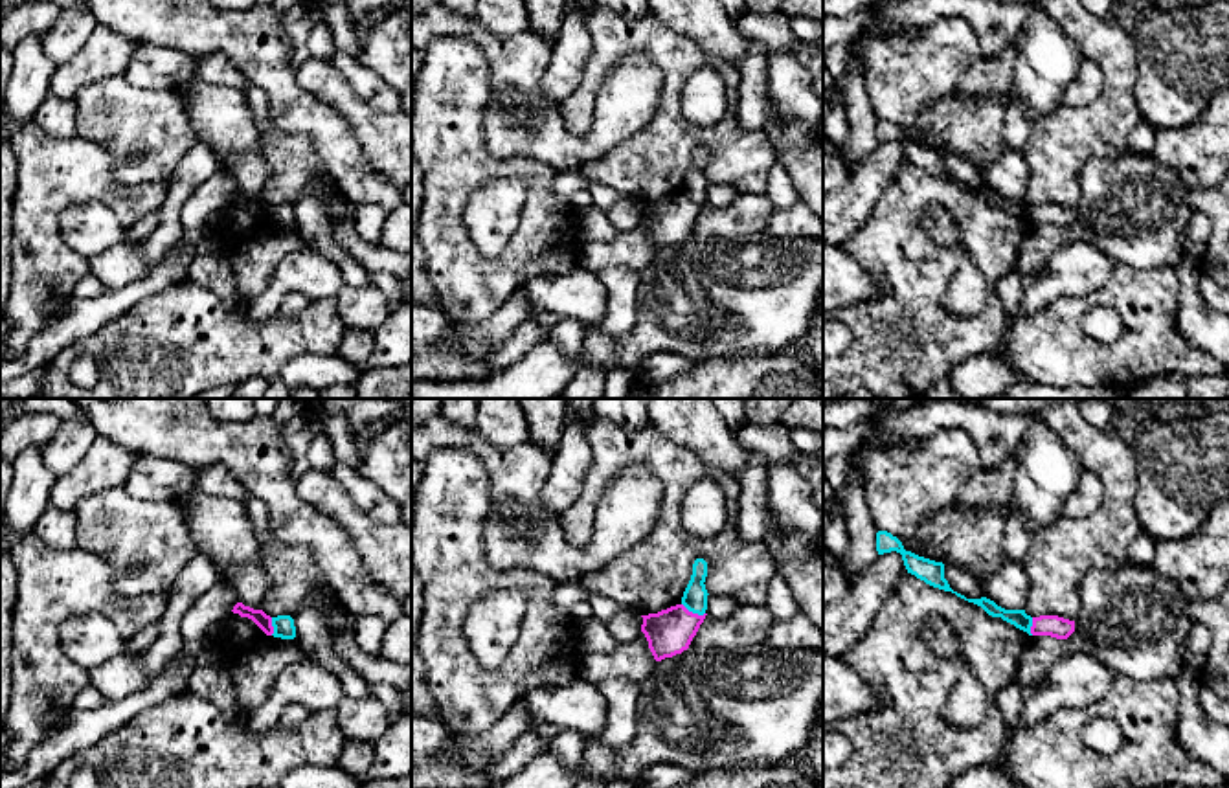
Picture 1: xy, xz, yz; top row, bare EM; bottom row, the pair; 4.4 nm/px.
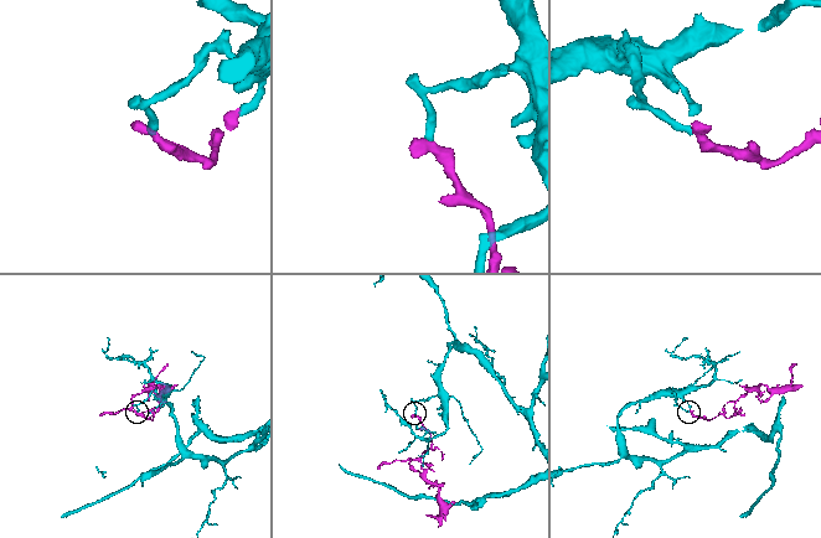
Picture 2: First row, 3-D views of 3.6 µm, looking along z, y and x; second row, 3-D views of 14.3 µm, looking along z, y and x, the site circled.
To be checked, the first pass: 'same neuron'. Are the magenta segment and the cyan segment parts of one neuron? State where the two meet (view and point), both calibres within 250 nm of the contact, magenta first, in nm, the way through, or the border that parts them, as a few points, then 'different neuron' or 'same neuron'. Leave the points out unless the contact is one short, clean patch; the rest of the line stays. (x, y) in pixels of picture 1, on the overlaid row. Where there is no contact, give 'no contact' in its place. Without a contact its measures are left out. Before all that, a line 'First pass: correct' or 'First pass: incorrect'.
First pass: incorrect
contact xz (691, 612); calibres 200 and 110 nm; border xz (682, 603), (689, 610), (704, 614); different neuron

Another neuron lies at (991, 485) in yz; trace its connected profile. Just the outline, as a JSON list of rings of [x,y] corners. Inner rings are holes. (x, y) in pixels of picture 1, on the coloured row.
[[[1012,452],[998,468],[983,468],[970,478],[963,485],[955,503],[964,511],[981,511],[992,503],[1009,511],[1014,479],[1016,456]]]

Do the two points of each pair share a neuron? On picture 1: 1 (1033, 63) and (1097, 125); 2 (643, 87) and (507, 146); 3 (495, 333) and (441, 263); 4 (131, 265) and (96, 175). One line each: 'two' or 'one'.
1: two
2: one
3: two
4: two

